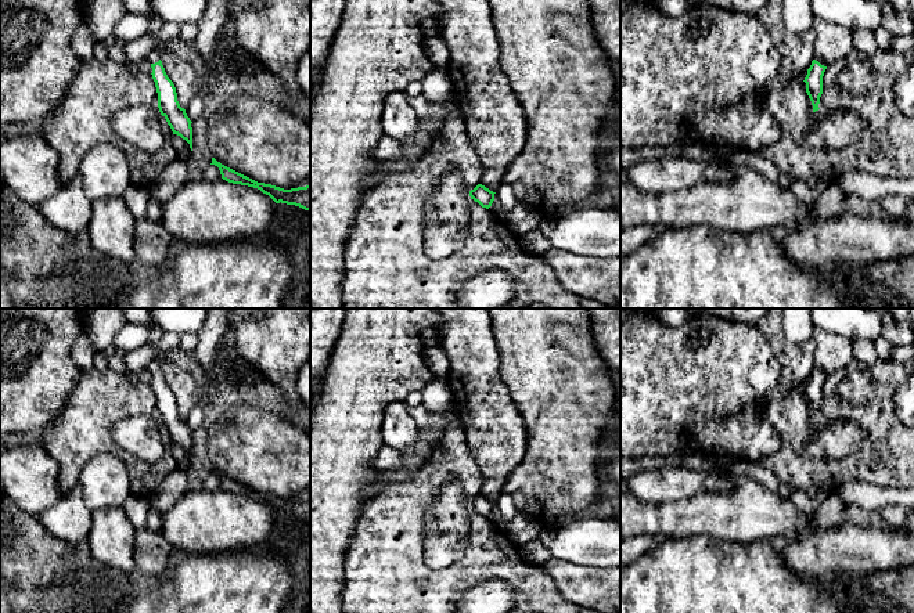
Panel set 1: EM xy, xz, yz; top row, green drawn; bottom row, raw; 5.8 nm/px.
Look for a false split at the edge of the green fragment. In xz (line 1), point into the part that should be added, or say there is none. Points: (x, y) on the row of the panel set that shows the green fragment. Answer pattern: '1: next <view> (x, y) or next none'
1: next none

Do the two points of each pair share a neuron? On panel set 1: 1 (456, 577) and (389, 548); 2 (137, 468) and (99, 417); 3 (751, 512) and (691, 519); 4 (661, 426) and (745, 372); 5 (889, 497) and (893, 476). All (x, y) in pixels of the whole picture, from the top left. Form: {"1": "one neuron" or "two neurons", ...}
{"1": "one neuron", "2": "one neuron", "3": "one neuron", "4": "one neuron", "5": "two neurons"}

